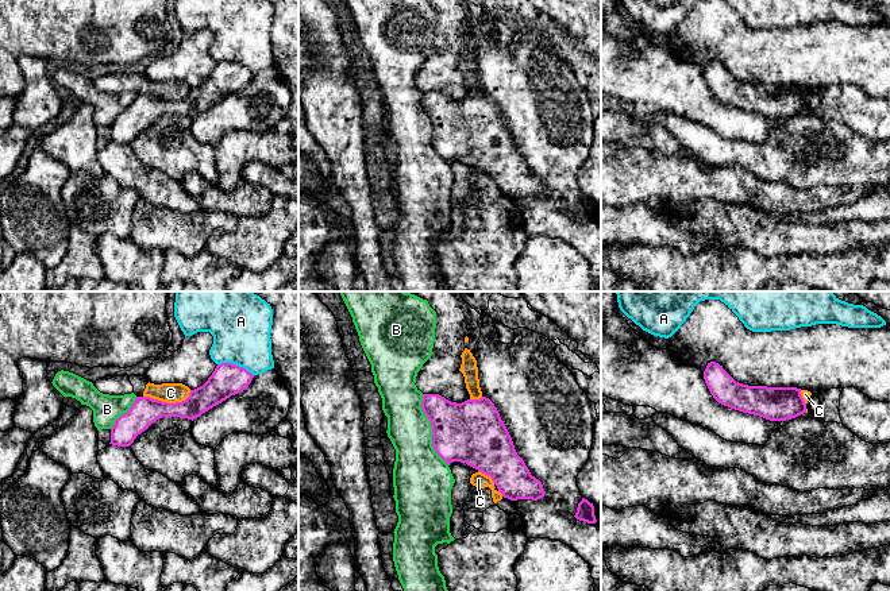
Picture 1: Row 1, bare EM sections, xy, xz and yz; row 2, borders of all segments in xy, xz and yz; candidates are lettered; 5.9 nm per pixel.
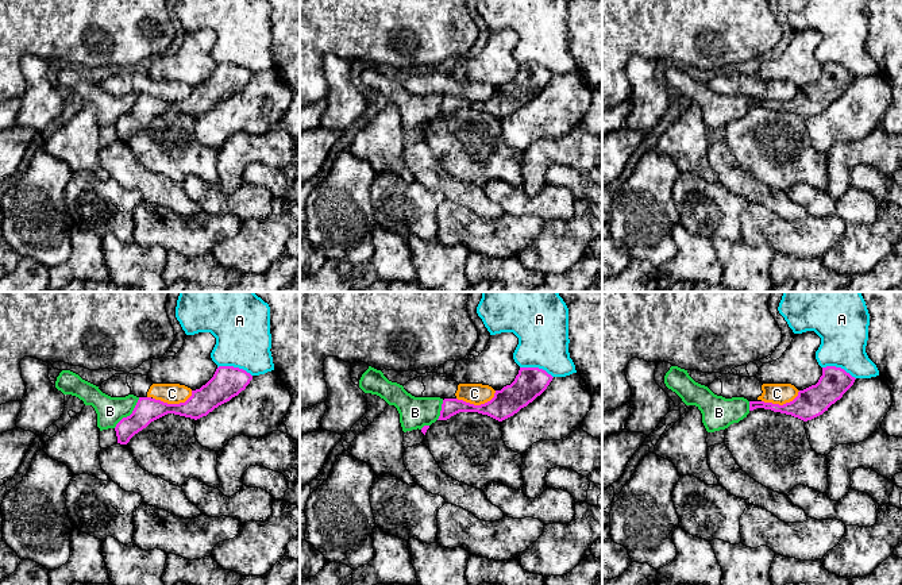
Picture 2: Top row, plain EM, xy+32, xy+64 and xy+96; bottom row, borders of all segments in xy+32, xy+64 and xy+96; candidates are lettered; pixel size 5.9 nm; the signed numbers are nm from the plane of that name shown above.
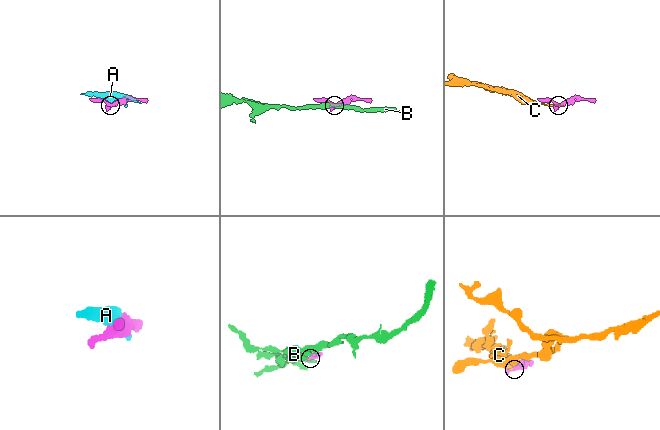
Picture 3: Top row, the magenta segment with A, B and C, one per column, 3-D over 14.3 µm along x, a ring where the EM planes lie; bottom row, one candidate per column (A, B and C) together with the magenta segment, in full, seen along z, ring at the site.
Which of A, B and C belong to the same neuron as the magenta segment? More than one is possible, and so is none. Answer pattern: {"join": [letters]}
{"join": []}

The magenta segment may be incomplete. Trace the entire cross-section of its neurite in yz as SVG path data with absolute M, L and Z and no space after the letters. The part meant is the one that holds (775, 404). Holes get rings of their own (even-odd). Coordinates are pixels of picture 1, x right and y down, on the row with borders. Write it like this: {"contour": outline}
{"contour": "M716 362L708 363L704 379L718 403L743 413L770 421L786 421L806 413L801 389L797 387L743 385Z"}

